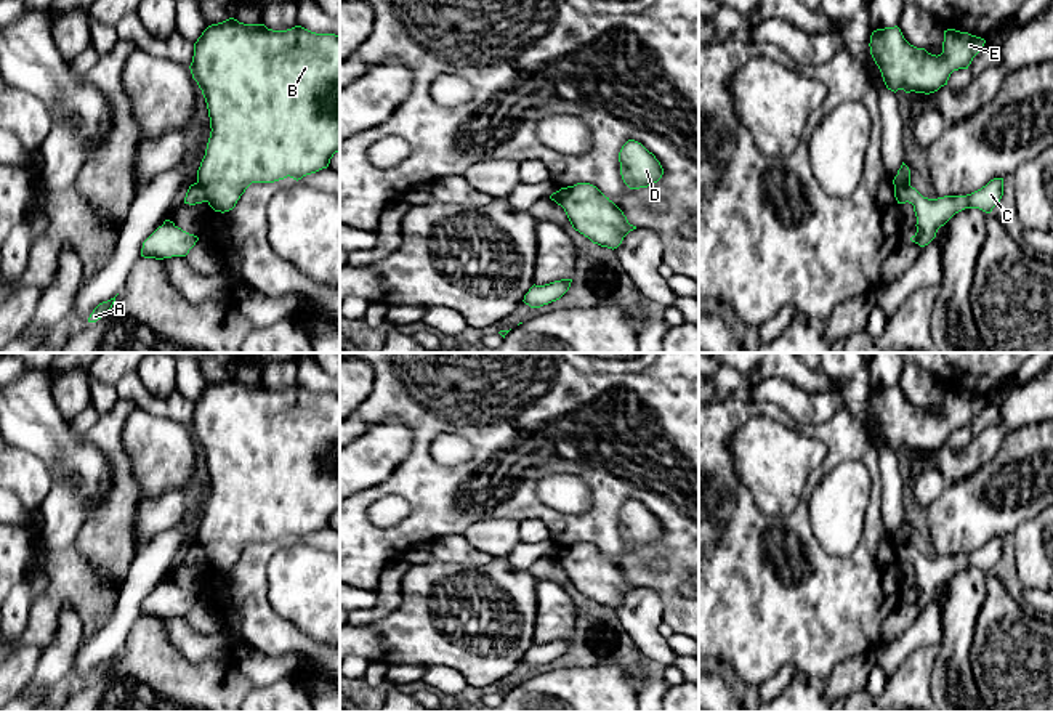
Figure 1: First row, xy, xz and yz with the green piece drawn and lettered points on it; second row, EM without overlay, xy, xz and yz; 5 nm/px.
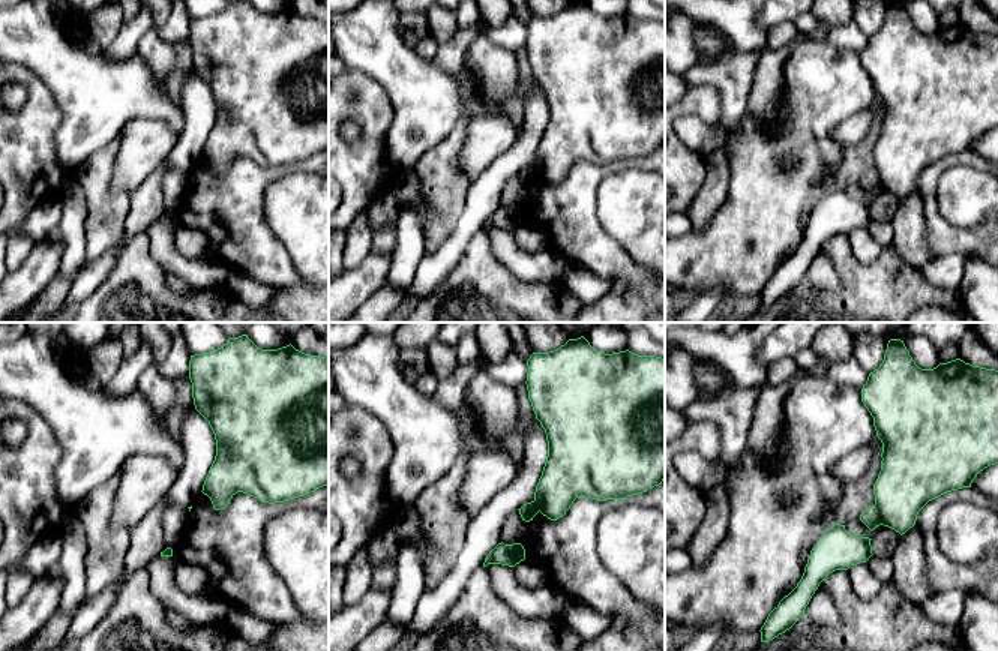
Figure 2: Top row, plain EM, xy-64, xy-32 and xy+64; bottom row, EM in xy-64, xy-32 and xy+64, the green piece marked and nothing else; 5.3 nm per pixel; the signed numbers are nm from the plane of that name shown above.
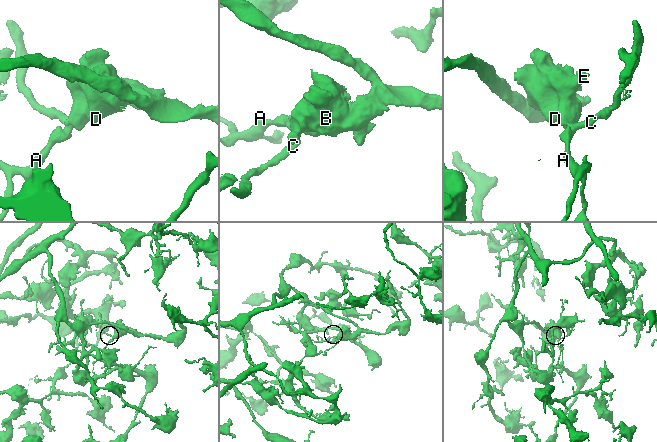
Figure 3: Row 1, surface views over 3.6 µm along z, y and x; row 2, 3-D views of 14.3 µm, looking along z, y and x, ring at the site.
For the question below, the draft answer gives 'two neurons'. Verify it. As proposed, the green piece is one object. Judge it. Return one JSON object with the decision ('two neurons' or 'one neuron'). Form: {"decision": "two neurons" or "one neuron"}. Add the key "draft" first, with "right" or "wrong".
{"draft": "right", "decision": "two neurons"}

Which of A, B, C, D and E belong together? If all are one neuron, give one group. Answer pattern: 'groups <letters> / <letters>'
groups A C / B D E

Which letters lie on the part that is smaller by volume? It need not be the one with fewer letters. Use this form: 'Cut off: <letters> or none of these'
Cut off: A, C

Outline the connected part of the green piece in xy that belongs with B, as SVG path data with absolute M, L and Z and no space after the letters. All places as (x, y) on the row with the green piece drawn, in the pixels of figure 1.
M234 18L208 26L194 43L194 56L189 66L192 79L207 103L210 117L210 138L205 156L197 170L197 183L207 194L207 202L215 212L229 212L252 183L274 183L287 176L301 180L306 175L327 168L330 159L340 151L340 37L335 34L316 34L301 26L287 30L272 30L264 24L244 24Z

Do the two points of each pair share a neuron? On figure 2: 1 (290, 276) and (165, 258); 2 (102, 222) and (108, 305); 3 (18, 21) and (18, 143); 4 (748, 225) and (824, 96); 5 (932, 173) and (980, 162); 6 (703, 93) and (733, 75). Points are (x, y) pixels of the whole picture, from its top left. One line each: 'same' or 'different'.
1: different
2: same
3: different
4: same
5: same
6: different

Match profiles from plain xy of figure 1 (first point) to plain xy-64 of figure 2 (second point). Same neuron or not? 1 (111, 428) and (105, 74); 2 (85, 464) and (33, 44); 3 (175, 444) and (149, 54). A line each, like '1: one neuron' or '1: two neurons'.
1: two neurons
2: one neuron
3: one neuron

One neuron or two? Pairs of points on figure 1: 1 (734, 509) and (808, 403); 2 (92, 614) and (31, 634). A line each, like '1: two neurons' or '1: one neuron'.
1: two neurons
2: one neuron

